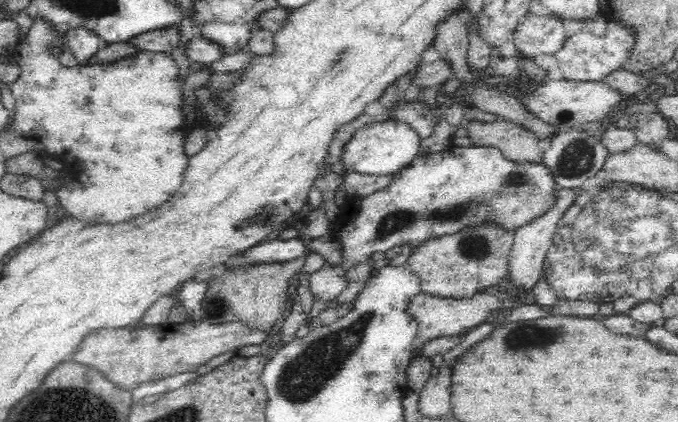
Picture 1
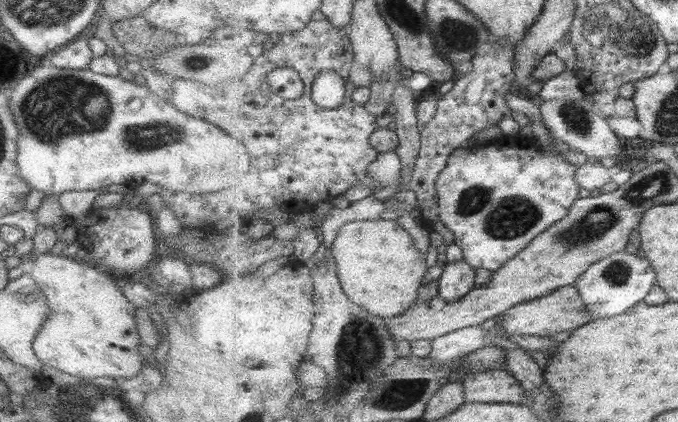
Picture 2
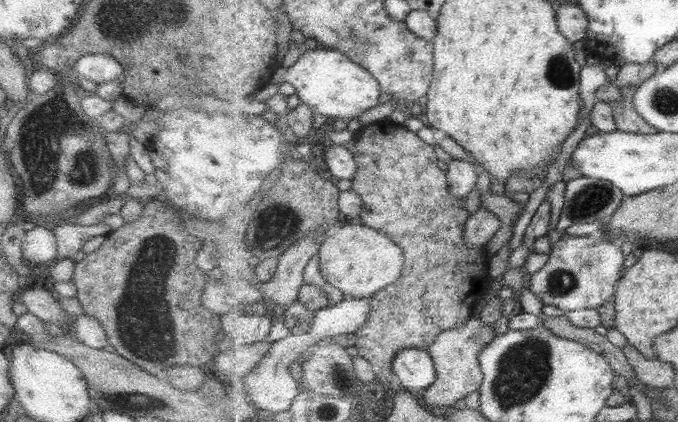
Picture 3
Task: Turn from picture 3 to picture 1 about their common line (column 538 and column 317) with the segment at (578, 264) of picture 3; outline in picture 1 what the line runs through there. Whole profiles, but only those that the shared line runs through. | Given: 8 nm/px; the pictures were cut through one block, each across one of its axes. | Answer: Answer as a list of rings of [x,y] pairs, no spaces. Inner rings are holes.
[[[451,143],[441,152],[428,152],[428,154],[420,154],[420,156],[416,155],[416,158],[414,158],[412,162],[409,162],[407,165],[404,165],[402,168],[395,170],[390,174],[390,184],[388,184],[386,188],[377,190],[370,194],[370,196],[366,196],[366,198],[362,197],[362,210],[360,210],[360,214],[356,214],[356,218],[344,218],[346,226],[344,226],[342,220],[340,220],[338,224],[334,224],[334,228],[335,226],[338,226],[338,230],[335,230],[333,233],[340,236],[340,241],[342,241],[342,245],[344,245],[343,266],[339,268],[330,268],[328,267],[328,264],[325,264],[320,270],[316,270],[316,272],[309,274],[308,286],[310,286],[310,291],[313,296],[322,299],[325,302],[332,302],[332,300],[336,300],[336,298],[340,296],[340,292],[342,292],[342,290],[350,283],[350,281],[344,277],[344,274],[351,268],[358,266],[363,261],[372,257],[372,254],[376,254],[378,251],[386,252],[387,250],[396,248],[396,246],[408,246],[411,252],[414,252],[416,248],[424,246],[424,244],[432,238],[452,236],[452,234],[458,234],[458,232],[462,232],[462,230],[466,230],[466,228],[480,228],[480,226],[486,226],[486,224],[494,224],[496,228],[501,228],[501,230],[505,230],[505,232],[515,233],[517,230],[520,230],[522,226],[526,226],[529,222],[532,222],[532,220],[536,220],[536,218],[544,216],[546,212],[550,212],[550,210],[556,206],[556,202],[558,202],[558,188],[556,186],[556,181],[554,181],[554,175],[550,172],[550,169],[548,169],[543,162],[521,163],[512,161],[512,159],[504,157],[504,153],[502,153],[498,147],[494,146],[473,145],[470,147],[462,147]]]

